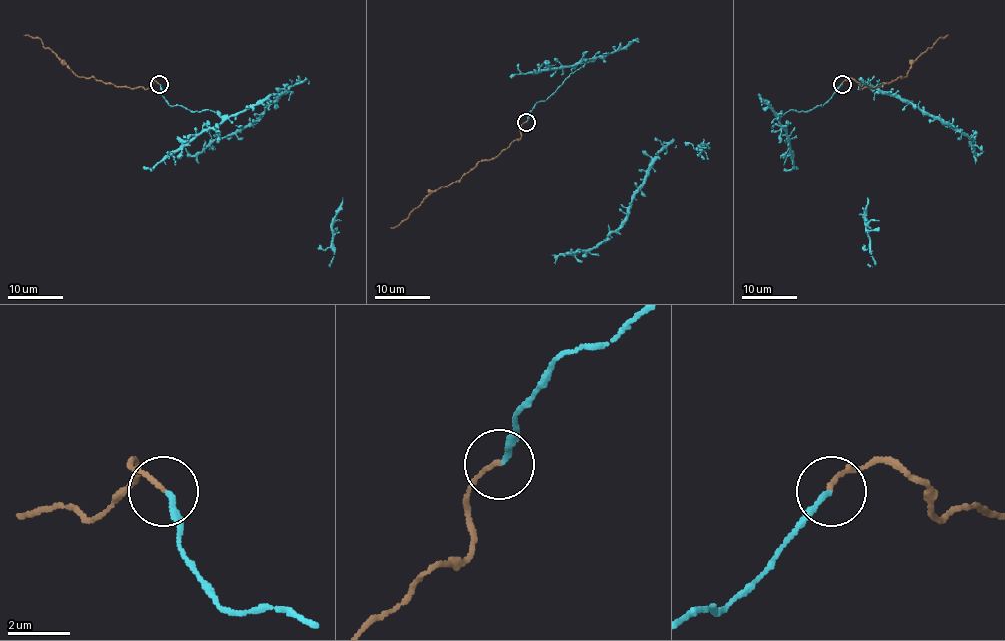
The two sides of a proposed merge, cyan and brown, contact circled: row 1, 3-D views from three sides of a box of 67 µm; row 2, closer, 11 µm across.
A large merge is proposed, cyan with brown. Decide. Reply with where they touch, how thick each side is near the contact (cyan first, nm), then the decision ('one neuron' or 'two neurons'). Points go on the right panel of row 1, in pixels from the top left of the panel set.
place (842, 84); calibres 180 and 130 nm; one neuron

